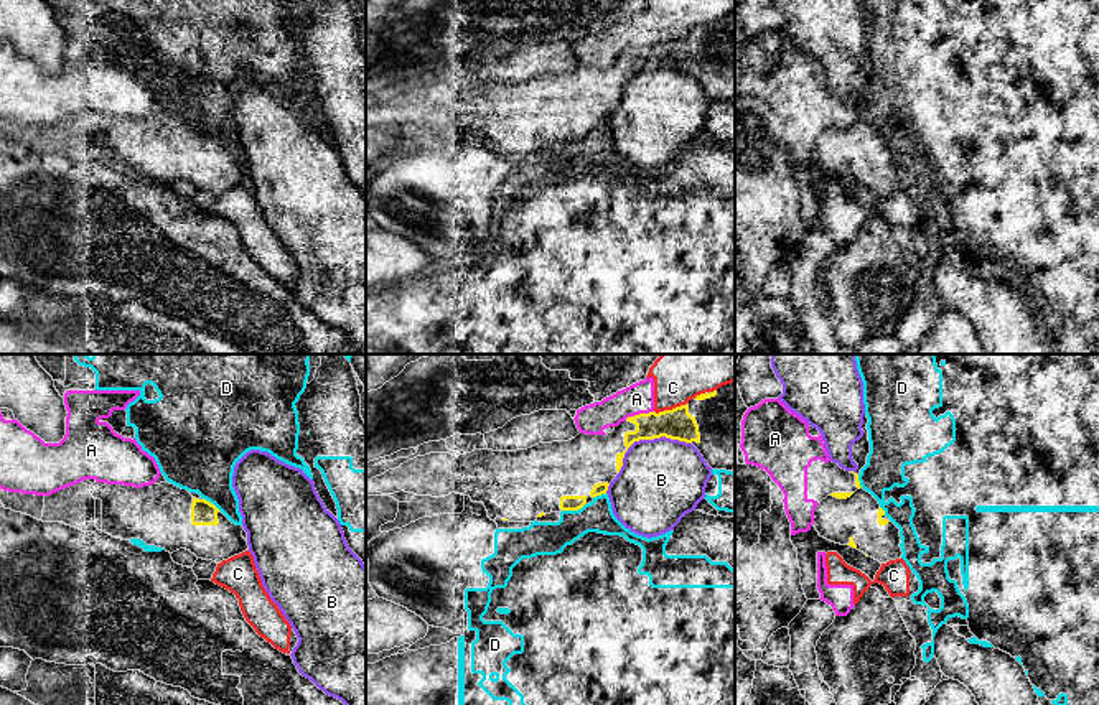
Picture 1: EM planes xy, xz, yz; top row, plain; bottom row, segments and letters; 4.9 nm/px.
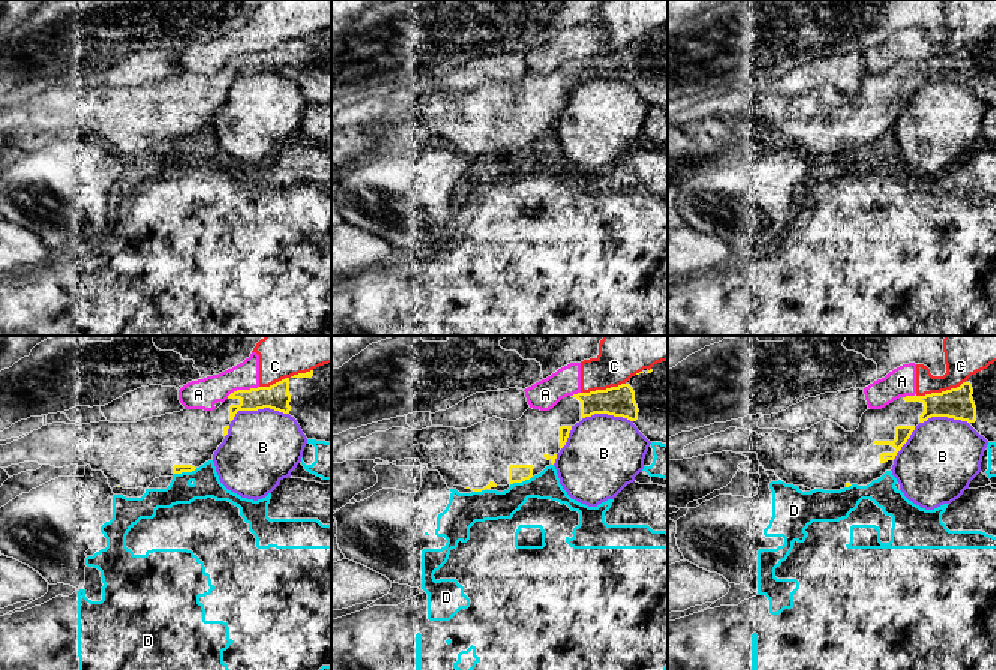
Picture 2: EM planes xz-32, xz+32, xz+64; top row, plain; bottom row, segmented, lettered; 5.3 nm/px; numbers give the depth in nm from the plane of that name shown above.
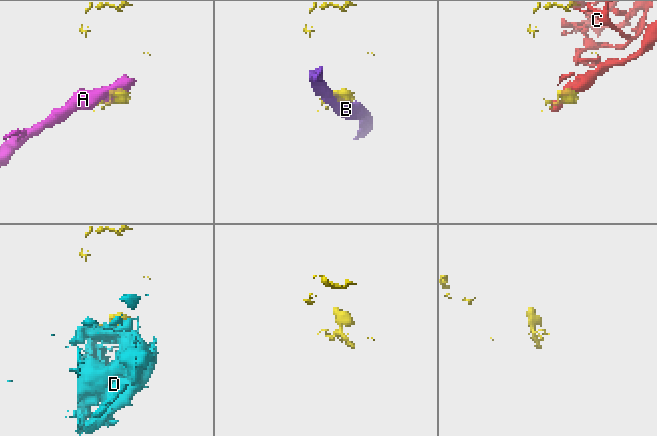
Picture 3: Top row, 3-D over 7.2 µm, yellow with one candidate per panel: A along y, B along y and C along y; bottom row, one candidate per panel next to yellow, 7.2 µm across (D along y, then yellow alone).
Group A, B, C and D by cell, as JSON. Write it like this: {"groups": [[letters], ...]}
{"groups": [["A", "C"], ["B"], ["D"]]}

